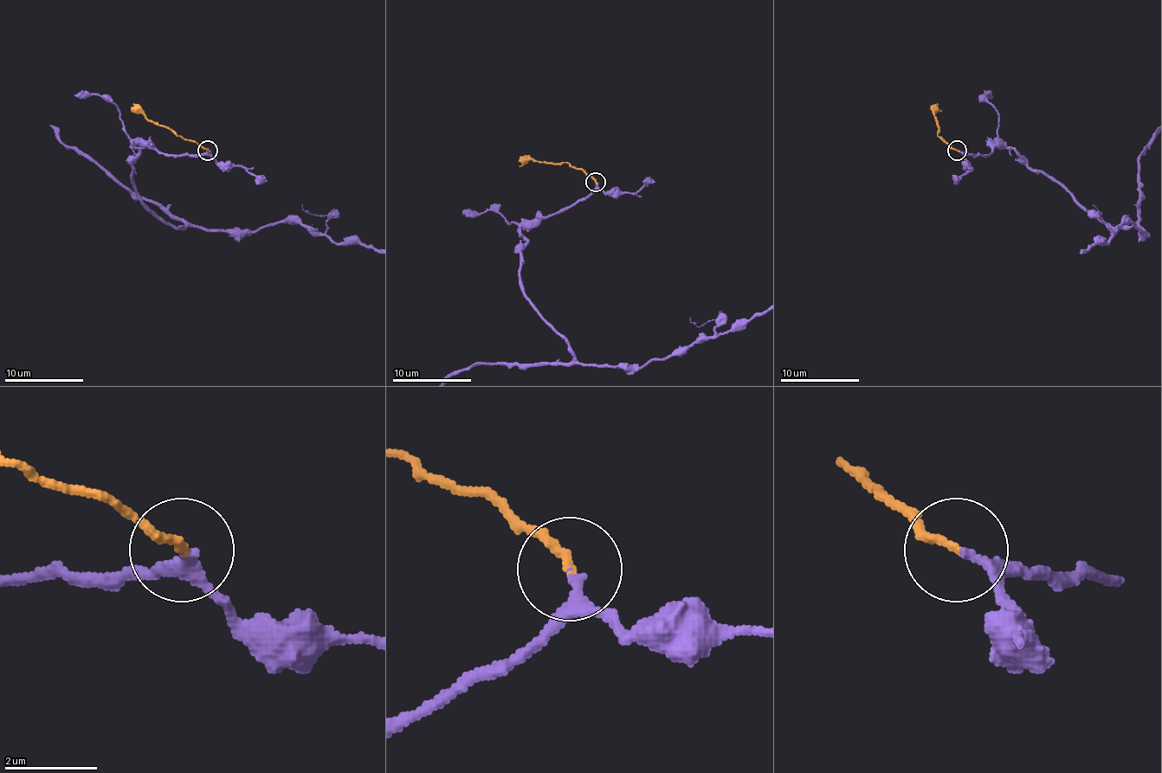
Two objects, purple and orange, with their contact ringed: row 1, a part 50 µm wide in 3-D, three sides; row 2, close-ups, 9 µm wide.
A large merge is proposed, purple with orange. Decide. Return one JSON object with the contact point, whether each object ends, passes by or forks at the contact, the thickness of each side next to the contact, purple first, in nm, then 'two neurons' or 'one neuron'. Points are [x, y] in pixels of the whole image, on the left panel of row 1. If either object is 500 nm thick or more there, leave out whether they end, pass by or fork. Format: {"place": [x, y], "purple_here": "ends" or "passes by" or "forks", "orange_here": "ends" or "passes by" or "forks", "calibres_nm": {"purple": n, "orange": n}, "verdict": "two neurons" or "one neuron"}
{"place": [208, 151], "purple_here": "passes by", "orange_here": "ends", "calibres_nm": {"purple": 150, "orange": 180}, "verdict": "one neuron"}

